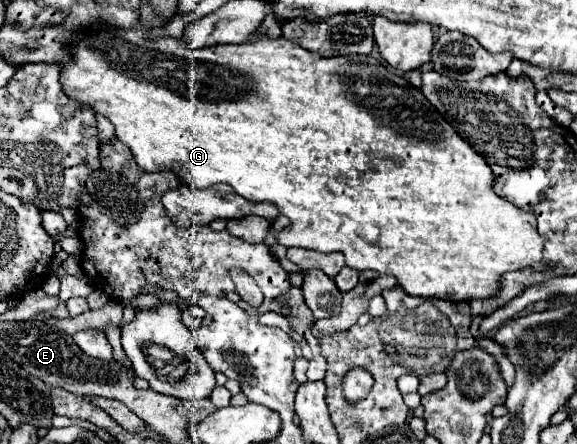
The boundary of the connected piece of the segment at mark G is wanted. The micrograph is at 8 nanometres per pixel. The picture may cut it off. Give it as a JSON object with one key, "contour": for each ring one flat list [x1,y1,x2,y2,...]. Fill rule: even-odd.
{"contour":[[136,24,134,28,130,28,130,30,102,30,102,32,94,32,94,34,90,34,90,32,84,32,84,34,80,34,78,36,78,42,74,44,74,52,72,52,72,60,70,62,66,62,66,64,62,64,64,66,64,70,62,70,62,86,64,86,64,90,66,90,66,94,70,94,70,98,72,100,76,100,76,102,80,102,82,106,90,106,90,108,94,108,94,112,98,112,98,114,104,114,104,116,108,116,110,118,110,122,116,126,116,138,120,140,120,142,124,142,130,150,132,150,132,154,134,154,134,158,136,158,136,162,138,162,138,166,142,166,142,170,146,170,146,172,158,172,158,170,172,170,174,174,178,174,178,178,182,178,184,182,188,182,188,184,192,184,194,188,208,188,208,186,212,186,212,184,230,184,240,196,244,196,244,198,248,198,248,200,252,200,252,202,272,202,272,204,276,204,278,206,278,210,280,210,280,214,284,214,288,220,290,220,290,224,286,226,285,233,279,233,277,240,282,244,282,246,286,246,286,248,290,248,290,246,300,246,300,248,310,248,310,250,318,250,318,252,342,252,344,256,346,256,346,266,350,266,350,268,354,268,354,270,358,270,358,272,362,272,362,270,374,270,374,272,380,272,380,274,390,274,390,276,394,276,396,280,398,280,398,284,410,294,410,296,422,296,422,298,440,298,440,300,452,300,452,302,472,302,472,298,492,298,492,296,496,296,498,292,500,292,500,276,504,274,504,272,514,272,514,270,524,270,524,268,532,268,532,270,542,270,542,238,540,238,540,234,538,234,538,230,536,230,536,218,534,218,534,214,532,212,524,212,524,210,520,210,520,208,516,208,510,202,506,202,504,198,500,198,500,196,496,196,494,194,494,190,492,190,492,186,494,186,494,172,490,170,490,166,472,150,472,146,466,142,466,140,462,140,460,138,460,134,442,118,442,114,424,98,424,94,420,92,420,90,416,90,416,88,412,88,408,82,406,82,406,78,404,76,400,76,400,74,396,74,394,70,390,70,390,68,386,68,384,64,380,64,376,58,372,58,372,56,366,56,366,58,318,58,318,54,312,54,312,52,308,52,308,50,304,50,302,46,298,46,298,44,294,44,294,42,290,42,290,40,286,40,286,38,276,38,276,40,272,40,272,38,258,38,256,42,252,42,252,44,258,44,258,46,250,46,248,50,244,50,244,52,240,52,240,54,232,54,230,58,228,58,228,46,210,46,210,48,204,48,204,50,188,50,188,46,186,46,186,42,182,40,182,38,178,38,178,40,174,40,174,38,158,38,158,40,148,40,146,38,146,32,148,32,150,28,144,28,142,24]]}

